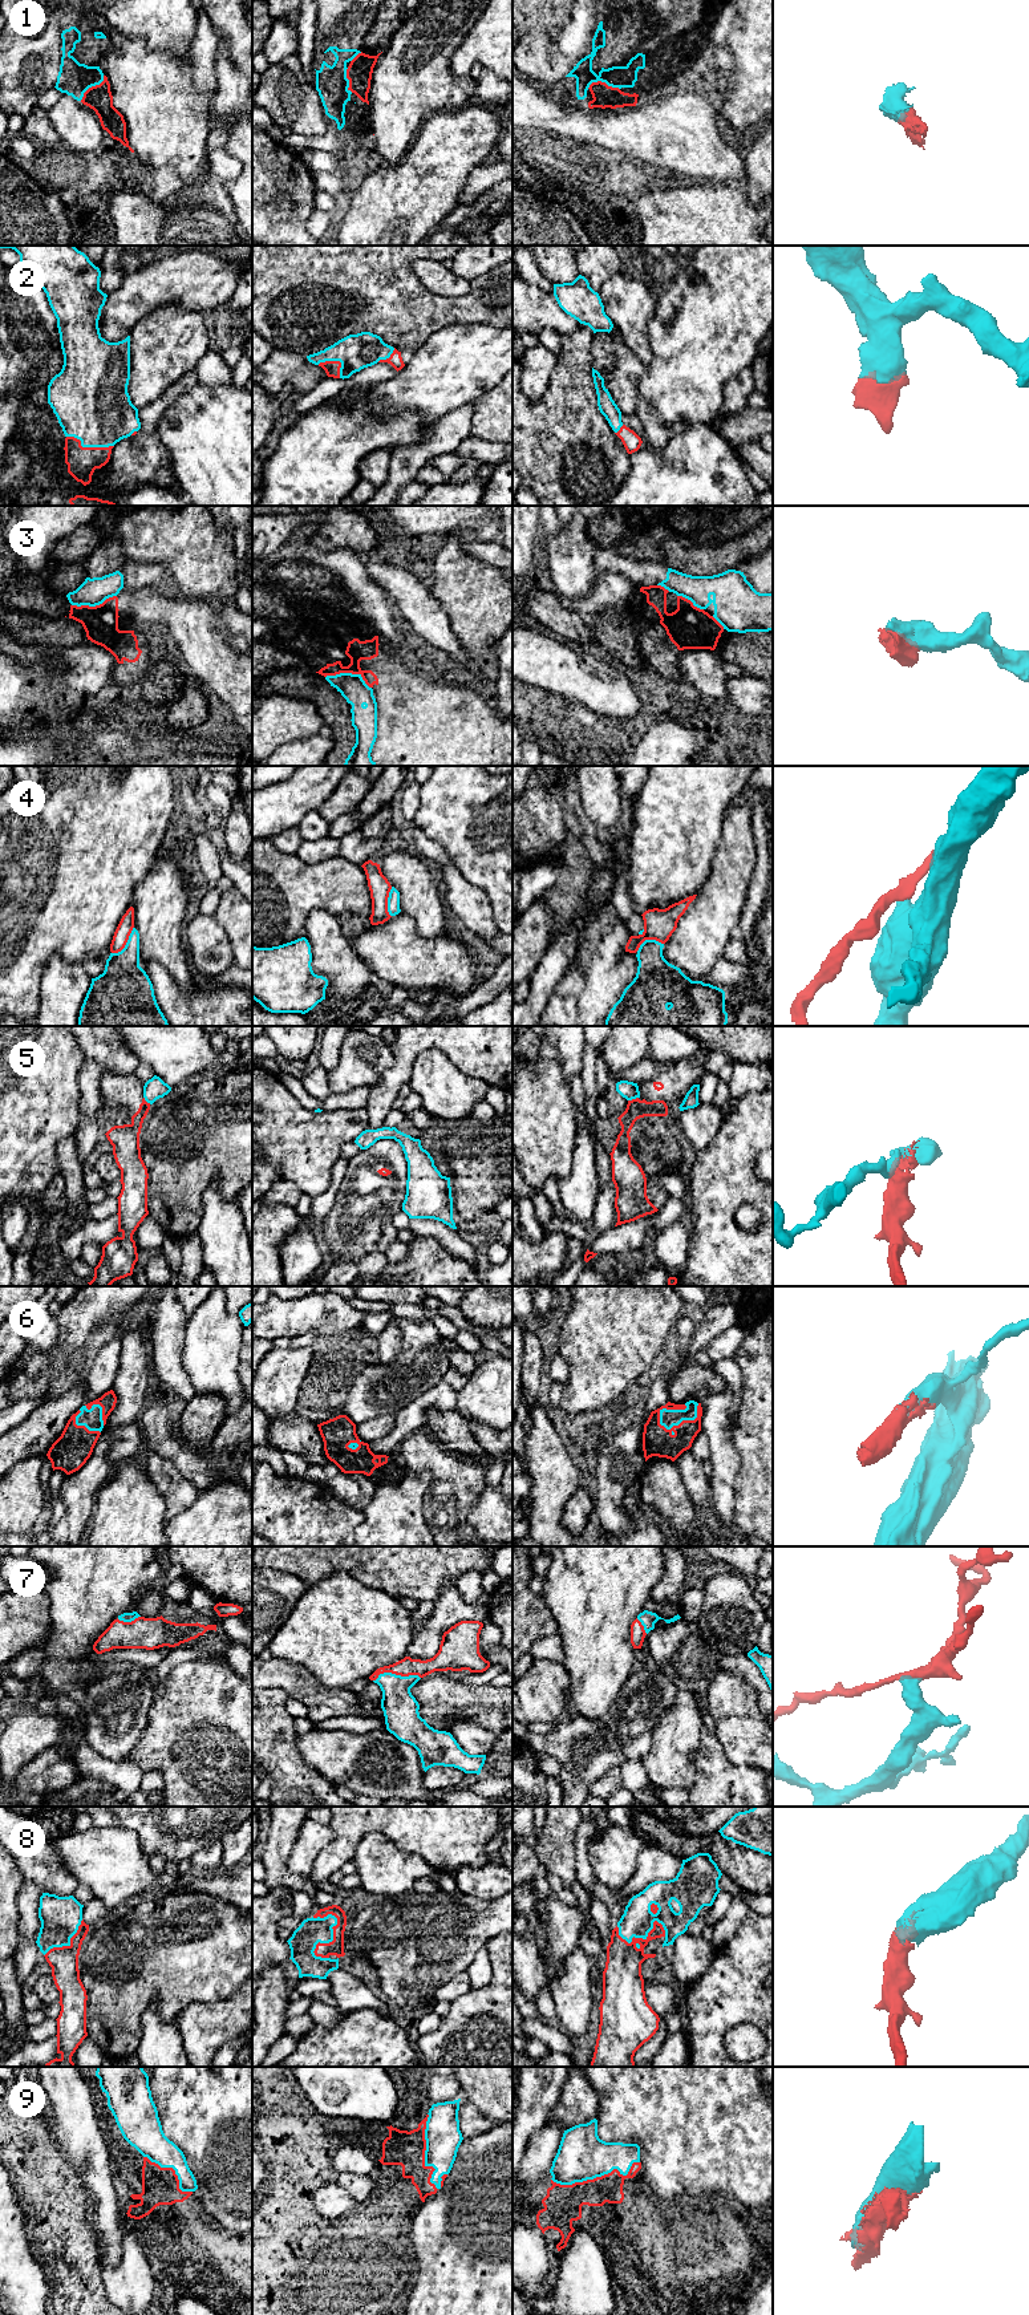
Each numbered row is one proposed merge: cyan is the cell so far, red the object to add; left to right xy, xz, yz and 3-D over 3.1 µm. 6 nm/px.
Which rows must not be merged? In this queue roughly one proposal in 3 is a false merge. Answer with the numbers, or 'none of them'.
3, 4, 5

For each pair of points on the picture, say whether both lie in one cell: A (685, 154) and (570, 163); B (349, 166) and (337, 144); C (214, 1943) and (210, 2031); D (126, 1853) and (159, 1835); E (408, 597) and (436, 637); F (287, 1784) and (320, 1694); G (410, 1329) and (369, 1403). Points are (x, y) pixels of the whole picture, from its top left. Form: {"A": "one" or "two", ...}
{"A": "two", "B": "two", "C": "two", "D": "two", "E": "one", "F": "two", "G": "one"}

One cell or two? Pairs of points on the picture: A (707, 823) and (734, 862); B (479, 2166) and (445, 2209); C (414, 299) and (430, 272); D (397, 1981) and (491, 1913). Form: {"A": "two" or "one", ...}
{"A": "two", "B": "one", "C": "two", "D": "one"}

